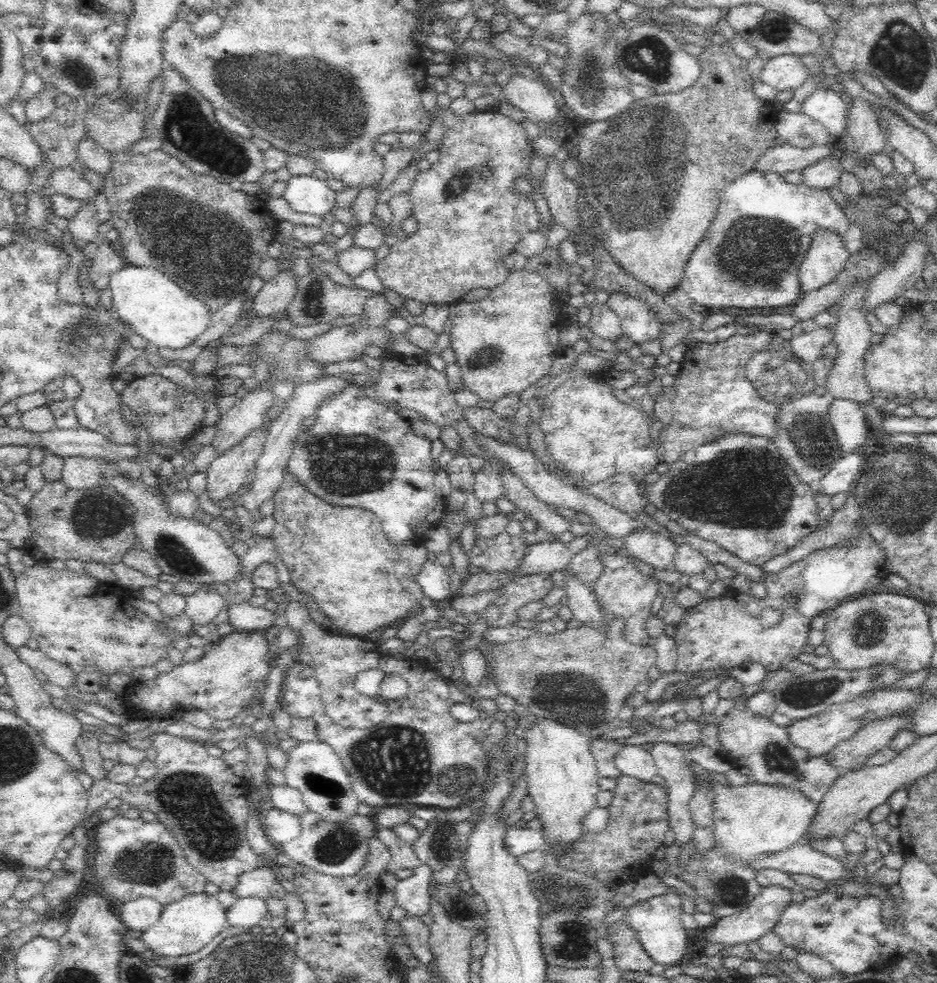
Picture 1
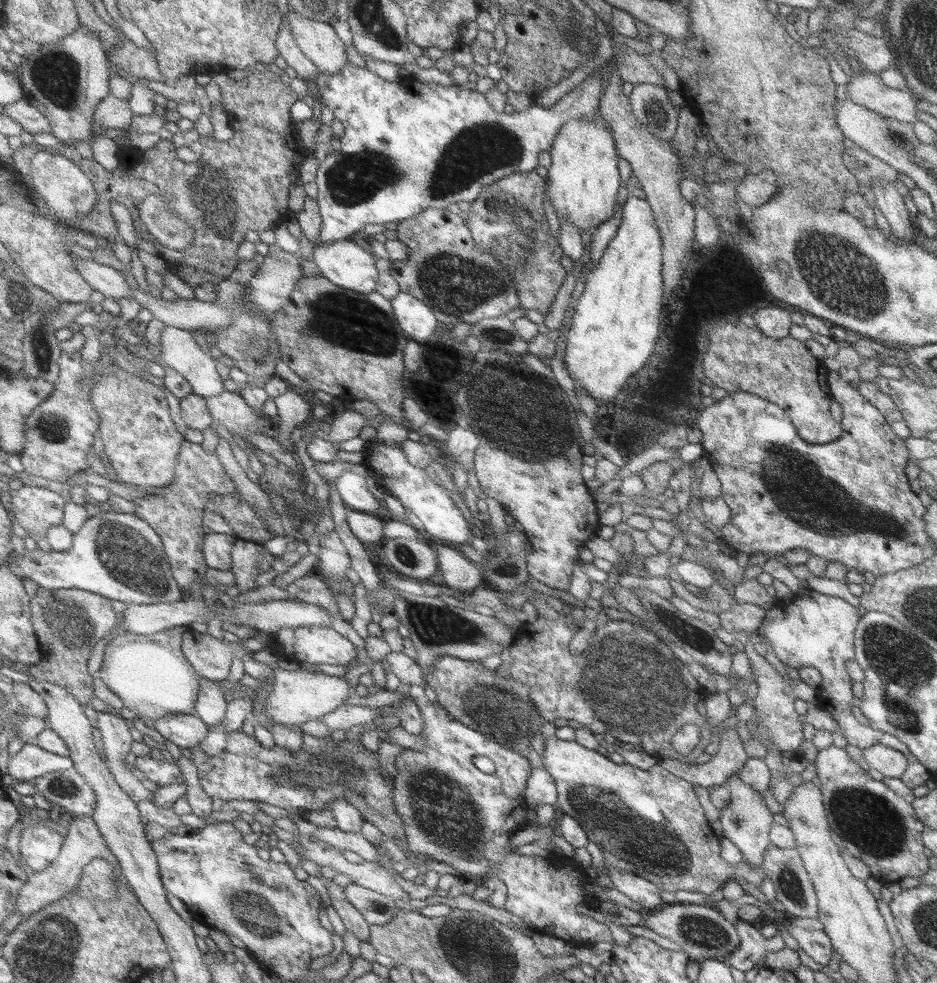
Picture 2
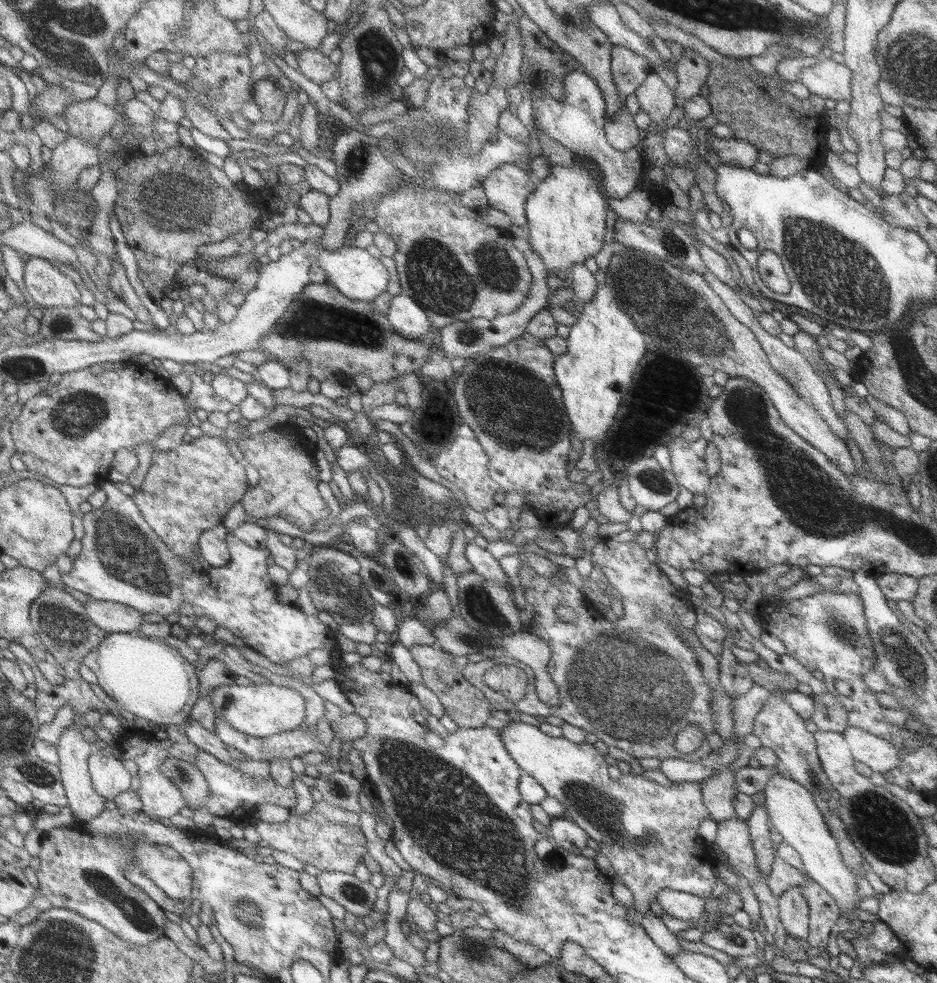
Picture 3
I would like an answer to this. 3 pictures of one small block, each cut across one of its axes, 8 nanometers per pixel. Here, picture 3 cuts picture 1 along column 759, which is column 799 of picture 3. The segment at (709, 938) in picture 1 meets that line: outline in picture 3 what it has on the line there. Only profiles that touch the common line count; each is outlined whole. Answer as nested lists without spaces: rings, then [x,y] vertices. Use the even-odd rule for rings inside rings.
[[[788,888],[778,897],[779,919],[791,937],[806,940],[809,934],[809,908],[798,888]]]

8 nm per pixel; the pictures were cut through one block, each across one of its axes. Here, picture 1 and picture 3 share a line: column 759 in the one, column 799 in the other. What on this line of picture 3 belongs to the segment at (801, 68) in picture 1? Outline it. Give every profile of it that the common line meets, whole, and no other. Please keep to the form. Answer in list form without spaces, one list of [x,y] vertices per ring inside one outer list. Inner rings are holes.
[[[821,57],[816,64],[802,68],[798,77],[807,93],[836,102],[852,98],[852,70],[830,57]]]

